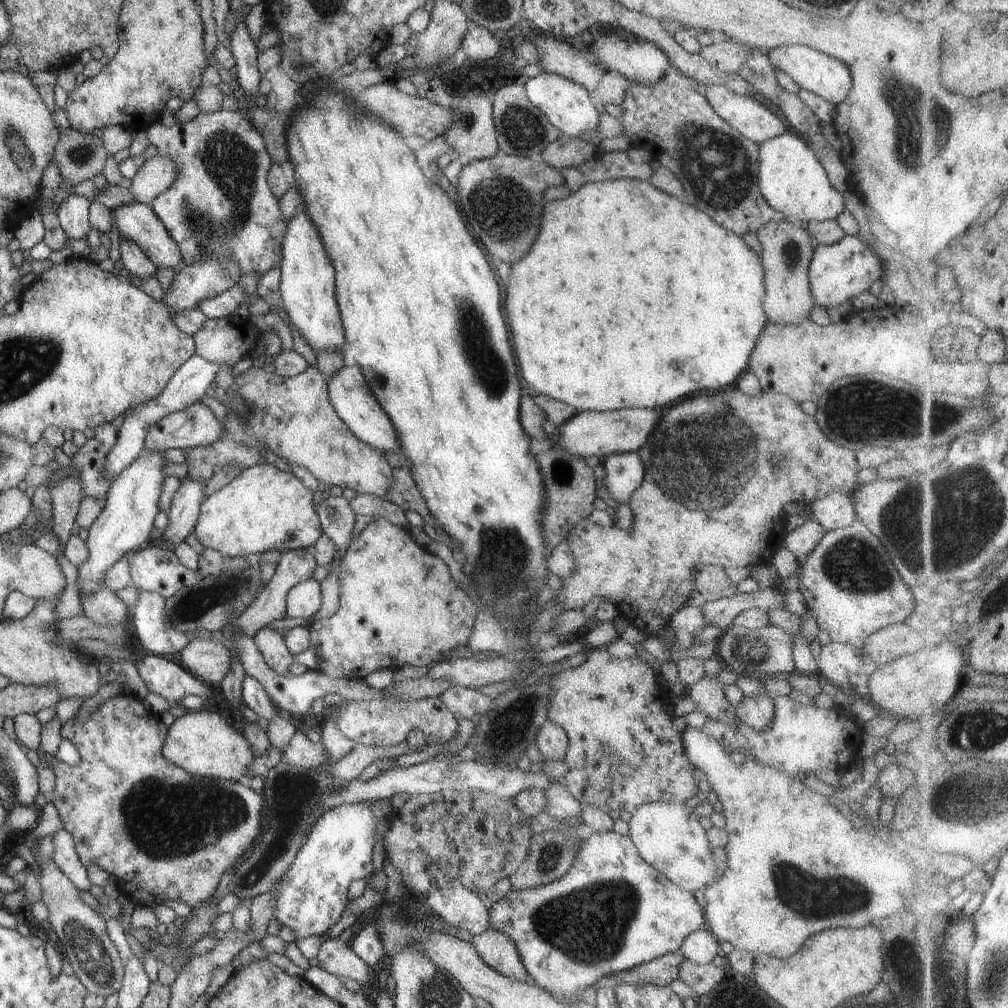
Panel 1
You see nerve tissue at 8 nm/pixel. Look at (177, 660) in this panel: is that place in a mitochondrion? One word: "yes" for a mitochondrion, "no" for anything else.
no

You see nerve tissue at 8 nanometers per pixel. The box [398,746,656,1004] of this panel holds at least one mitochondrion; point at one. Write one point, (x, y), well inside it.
(588, 926)

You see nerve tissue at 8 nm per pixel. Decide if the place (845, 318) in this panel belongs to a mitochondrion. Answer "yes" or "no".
no

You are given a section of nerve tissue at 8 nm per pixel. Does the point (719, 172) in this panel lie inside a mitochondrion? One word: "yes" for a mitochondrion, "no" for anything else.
yes

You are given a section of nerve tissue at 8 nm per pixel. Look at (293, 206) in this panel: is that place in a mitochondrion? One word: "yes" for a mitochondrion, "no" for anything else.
no

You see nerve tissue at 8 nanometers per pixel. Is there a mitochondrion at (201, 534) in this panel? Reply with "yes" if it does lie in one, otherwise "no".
no

